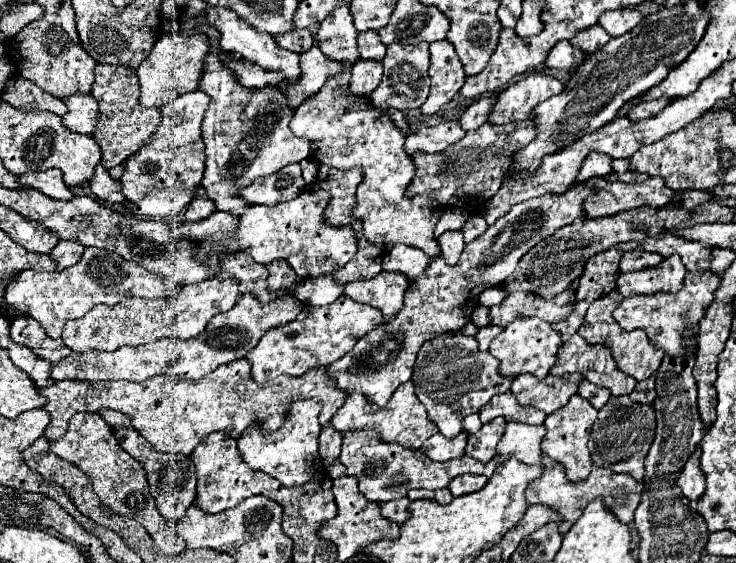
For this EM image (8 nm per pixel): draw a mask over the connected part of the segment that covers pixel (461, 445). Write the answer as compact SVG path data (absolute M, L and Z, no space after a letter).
M463 432L463 436L455 436L455 440L447 440L447 436L441 434L433 434L425 444L423 444L423 452L437 462L447 462L453 458L459 458L465 454L465 446L467 446L467 432Z

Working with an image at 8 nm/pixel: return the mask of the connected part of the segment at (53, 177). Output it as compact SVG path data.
M55 168L23 174L23 176L19 176L19 184L35 188L55 200L71 200L73 198L71 188L67 188L67 184L63 184L63 172L59 172Z

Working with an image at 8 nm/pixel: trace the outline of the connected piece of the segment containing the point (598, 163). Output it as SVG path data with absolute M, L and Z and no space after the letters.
M589 152L587 158L583 160L583 166L581 166L577 180L587 180L591 176L607 176L611 172L611 162L613 162L613 158L607 154Z

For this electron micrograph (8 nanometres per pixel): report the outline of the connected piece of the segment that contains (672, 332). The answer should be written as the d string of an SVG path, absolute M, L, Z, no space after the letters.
M687 270L687 276L683 280L683 288L679 292L655 292L655 296L621 296L621 292L615 288L607 296L609 300L617 302L617 308L613 312L613 318L619 322L623 330L635 330L641 328L647 332L647 338L651 344L659 350L663 350L667 356L685 356L687 354L687 336L695 340L695 332L699 332L699 322L705 316L707 306L715 300L715 290L719 288L719 276L713 272L691 272Z

